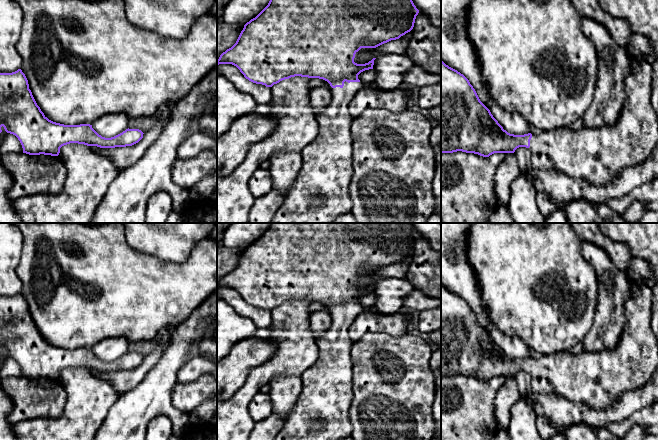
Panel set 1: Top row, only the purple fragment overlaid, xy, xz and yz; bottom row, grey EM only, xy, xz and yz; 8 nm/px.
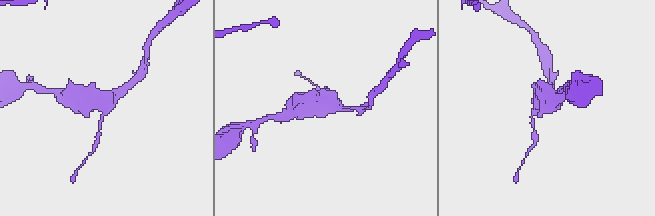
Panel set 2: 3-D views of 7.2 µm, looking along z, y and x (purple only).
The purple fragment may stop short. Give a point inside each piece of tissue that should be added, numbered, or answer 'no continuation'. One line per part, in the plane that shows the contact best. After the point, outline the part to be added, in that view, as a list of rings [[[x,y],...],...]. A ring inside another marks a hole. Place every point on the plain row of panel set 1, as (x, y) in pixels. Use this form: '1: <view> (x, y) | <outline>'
1: xz (321, 412) | [[[346,305],[342,312],[330,310],[331,325],[316,340],[317,360],[301,375],[302,390],[274,440],[340,440],[351,436],[353,426],[349,411],[353,400],[351,360],[353,342],[349,337],[349,327],[362,310],[361,306]]]

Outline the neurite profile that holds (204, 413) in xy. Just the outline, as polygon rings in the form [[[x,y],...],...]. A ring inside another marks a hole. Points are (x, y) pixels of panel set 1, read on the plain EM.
[[[217,398],[209,399],[200,404],[195,410],[189,413],[191,423],[194,426],[203,426],[213,421],[217,413]]]

